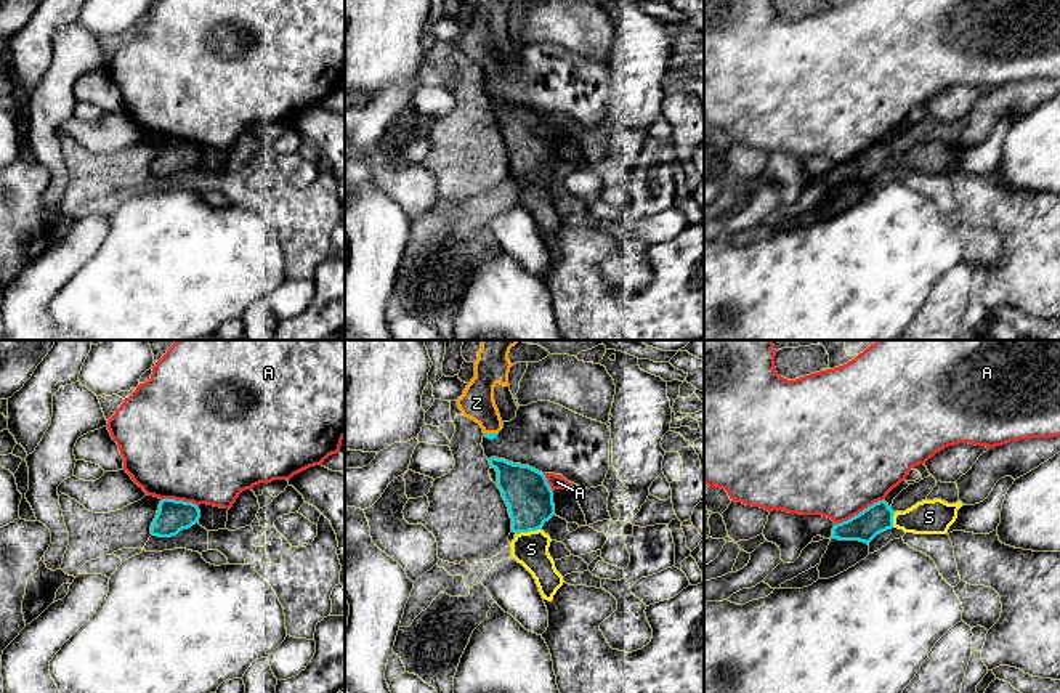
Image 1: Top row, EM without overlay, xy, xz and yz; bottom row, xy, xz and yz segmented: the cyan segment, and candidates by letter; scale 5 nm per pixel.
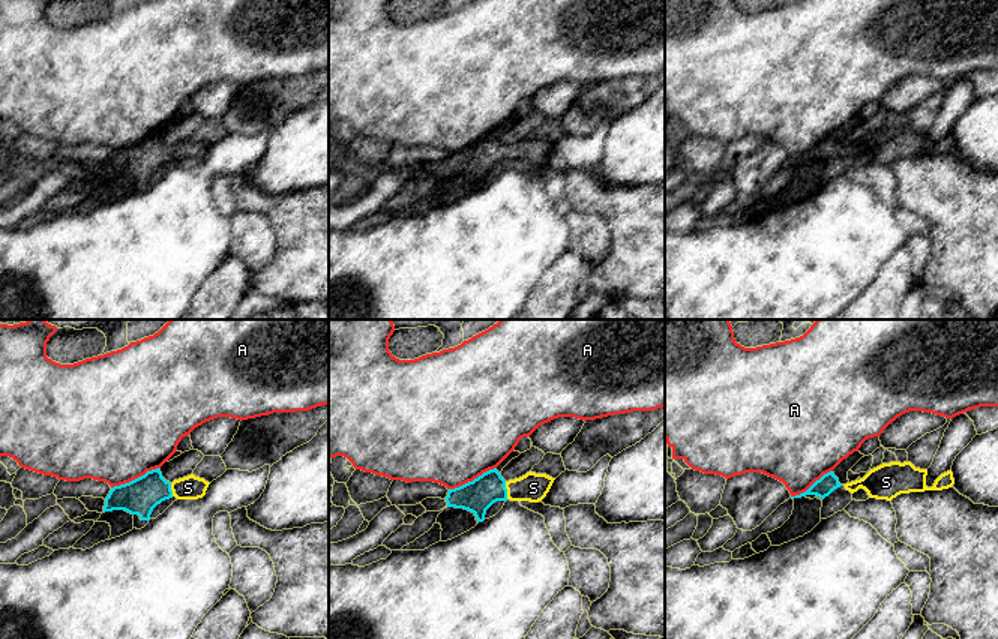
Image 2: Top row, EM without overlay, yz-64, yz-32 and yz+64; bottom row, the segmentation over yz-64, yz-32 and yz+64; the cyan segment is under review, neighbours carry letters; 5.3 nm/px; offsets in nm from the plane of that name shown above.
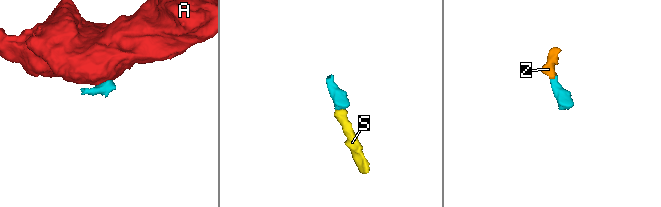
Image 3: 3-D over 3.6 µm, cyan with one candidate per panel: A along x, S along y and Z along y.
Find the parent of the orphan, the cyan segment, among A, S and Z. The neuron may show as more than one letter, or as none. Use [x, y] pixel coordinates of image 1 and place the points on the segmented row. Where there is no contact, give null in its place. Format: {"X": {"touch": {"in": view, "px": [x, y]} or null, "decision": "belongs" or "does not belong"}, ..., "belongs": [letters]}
{"A": {"touch": {"in": "yz", "px": [860, 512]}, "decision": "does not belong"}, "S": {"touch": {"in": "xz", "px": [528, 531]}, "decision": "belongs"}, "Z": {"touch": {"in": "xz", "px": [493, 433]}, "decision": "belongs"}, "belongs": ["S", "Z"]}

